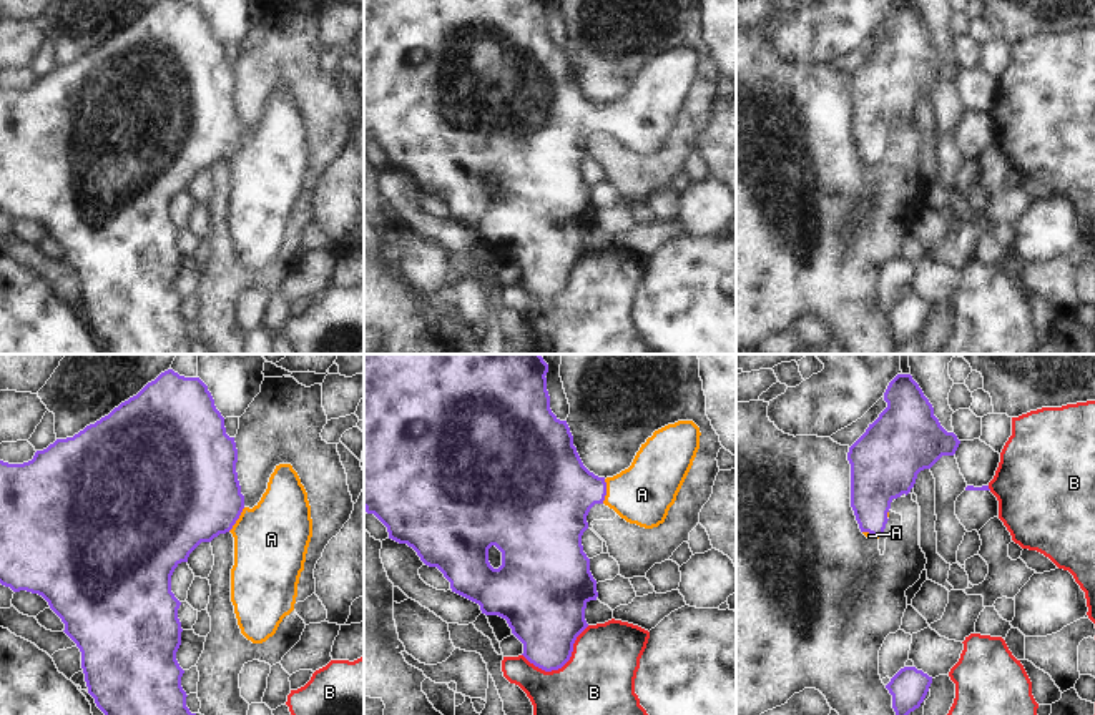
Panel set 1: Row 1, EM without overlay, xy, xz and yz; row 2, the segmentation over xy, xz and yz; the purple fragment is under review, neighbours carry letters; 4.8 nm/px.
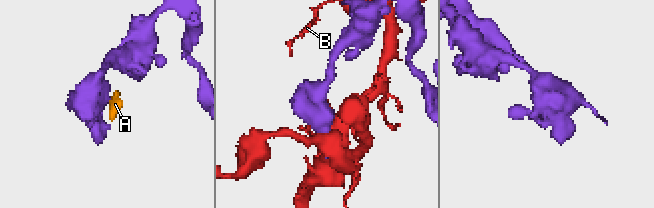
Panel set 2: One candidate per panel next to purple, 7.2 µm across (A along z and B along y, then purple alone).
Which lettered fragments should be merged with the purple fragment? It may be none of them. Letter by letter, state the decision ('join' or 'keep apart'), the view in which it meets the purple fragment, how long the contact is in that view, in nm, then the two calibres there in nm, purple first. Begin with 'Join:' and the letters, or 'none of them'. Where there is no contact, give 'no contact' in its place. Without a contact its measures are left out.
Join: A
A: join | xy | 150 nm | 460/360 nm
B: keep apart | xz | 360 nm | 340/340 nm

